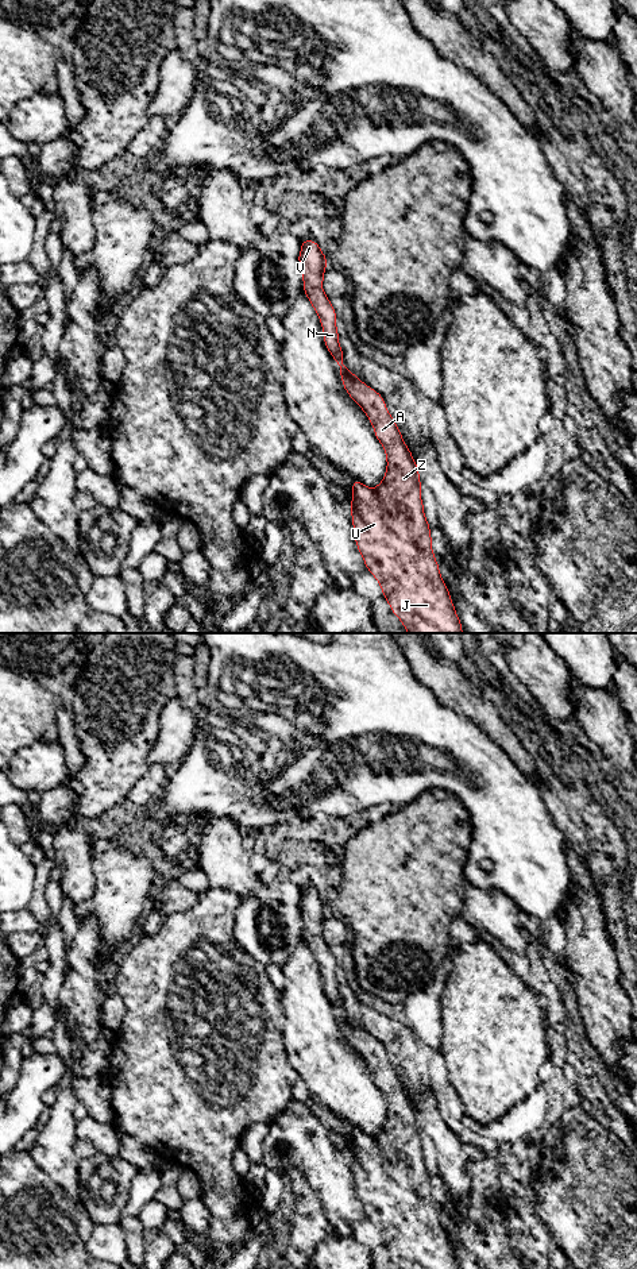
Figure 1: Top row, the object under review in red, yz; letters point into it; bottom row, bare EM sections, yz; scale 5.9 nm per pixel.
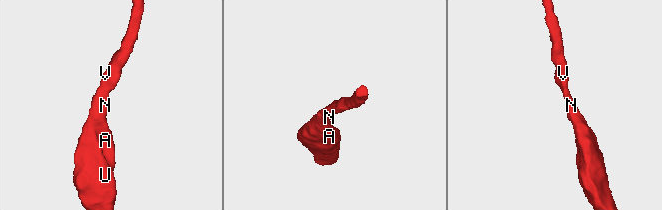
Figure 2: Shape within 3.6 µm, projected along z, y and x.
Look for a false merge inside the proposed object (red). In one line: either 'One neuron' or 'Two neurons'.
One neuron

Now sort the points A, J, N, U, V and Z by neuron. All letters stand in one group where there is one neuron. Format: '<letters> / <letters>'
A J N U V Z

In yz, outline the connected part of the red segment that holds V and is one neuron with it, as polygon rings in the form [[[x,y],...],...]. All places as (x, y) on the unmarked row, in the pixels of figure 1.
[[[309,887],[301,890],[301,900],[297,907],[301,914],[304,941],[320,965],[324,991],[340,1017],[343,1034],[367,1062],[375,1085],[386,1099],[386,1122],[375,1137],[352,1127],[352,1173],[355,1191],[363,1204],[366,1216],[375,1224],[391,1260],[401,1269],[460,1269],[432,1199],[431,1174],[424,1162],[417,1111],[405,1092],[397,1071],[387,1060],[382,1044],[343,1012],[344,1000],[339,994],[339,980],[336,977],[337,964],[321,934],[328,914],[327,904],[320,894]]]

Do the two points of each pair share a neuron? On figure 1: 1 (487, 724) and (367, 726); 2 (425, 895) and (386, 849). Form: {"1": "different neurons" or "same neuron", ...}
{"1": "different neurons", "2": "same neuron"}

